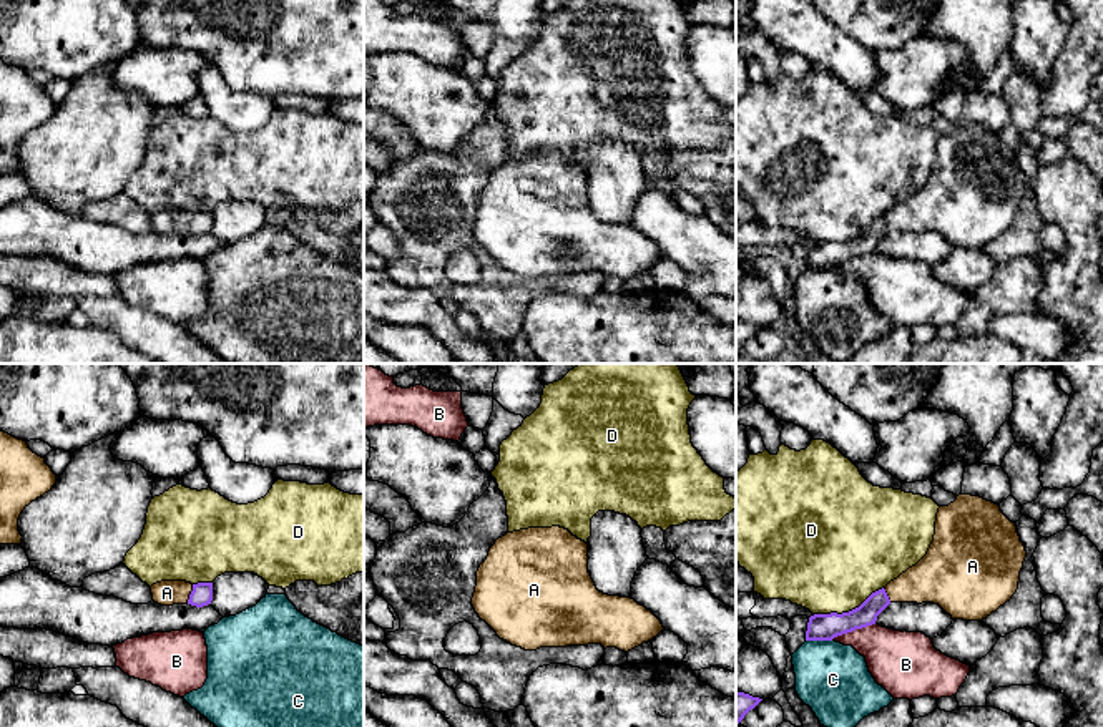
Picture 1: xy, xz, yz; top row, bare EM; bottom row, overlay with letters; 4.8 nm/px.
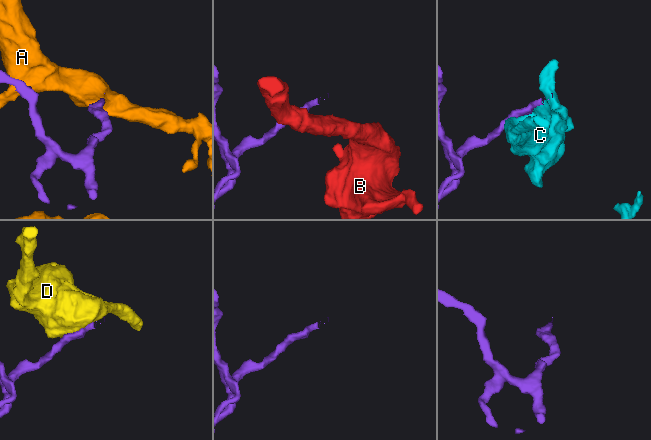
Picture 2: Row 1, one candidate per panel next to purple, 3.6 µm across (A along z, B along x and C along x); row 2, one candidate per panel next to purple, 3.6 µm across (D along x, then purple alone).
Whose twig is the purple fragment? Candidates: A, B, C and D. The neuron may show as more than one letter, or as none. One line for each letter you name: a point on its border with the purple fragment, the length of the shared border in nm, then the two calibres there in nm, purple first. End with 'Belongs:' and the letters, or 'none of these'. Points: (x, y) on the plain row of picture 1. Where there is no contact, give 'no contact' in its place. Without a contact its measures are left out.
A: meets purple in xy at (190, 223); contact 100 nm long; 110 nm thick on the purple side, 130 nm on the other
Belongs: A

